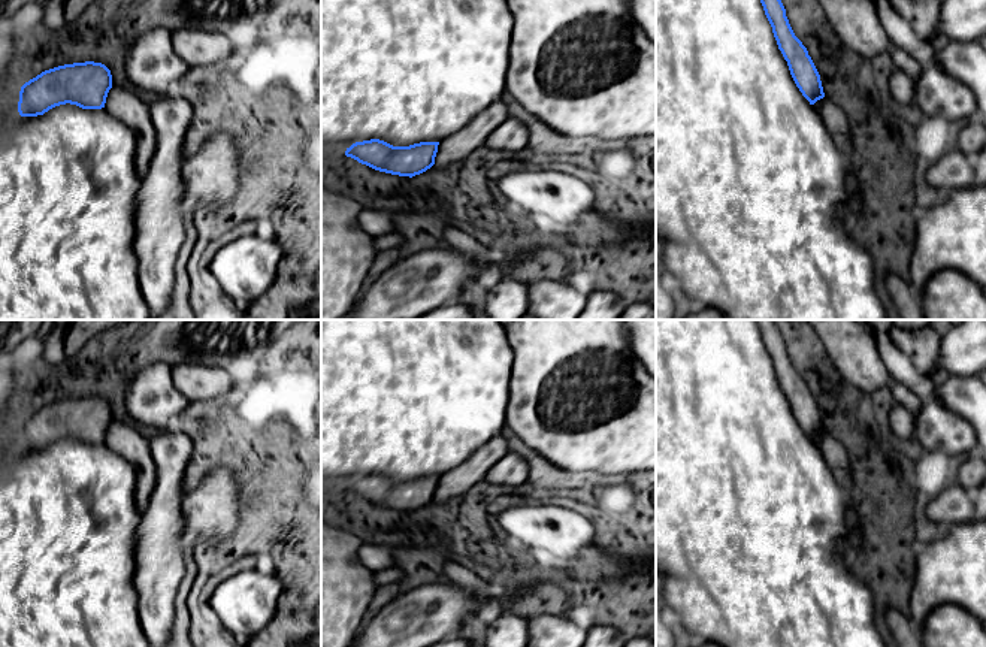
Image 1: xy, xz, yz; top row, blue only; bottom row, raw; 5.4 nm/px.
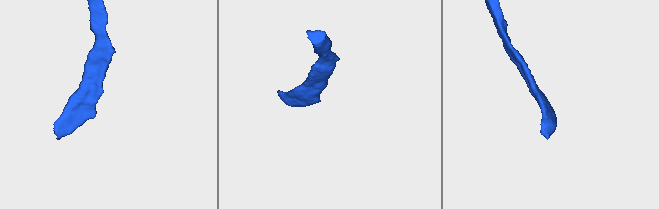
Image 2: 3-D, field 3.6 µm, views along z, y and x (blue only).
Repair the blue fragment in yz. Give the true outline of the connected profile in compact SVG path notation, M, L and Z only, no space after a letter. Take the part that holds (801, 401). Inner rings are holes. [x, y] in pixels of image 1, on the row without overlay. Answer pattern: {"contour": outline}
{"contour": "M753 320L760 332L765 350L772 362L778 384L787 396L790 409L802 430L814 439L825 432L820 409L808 390L807 383L795 371L786 344L774 320Z"}

